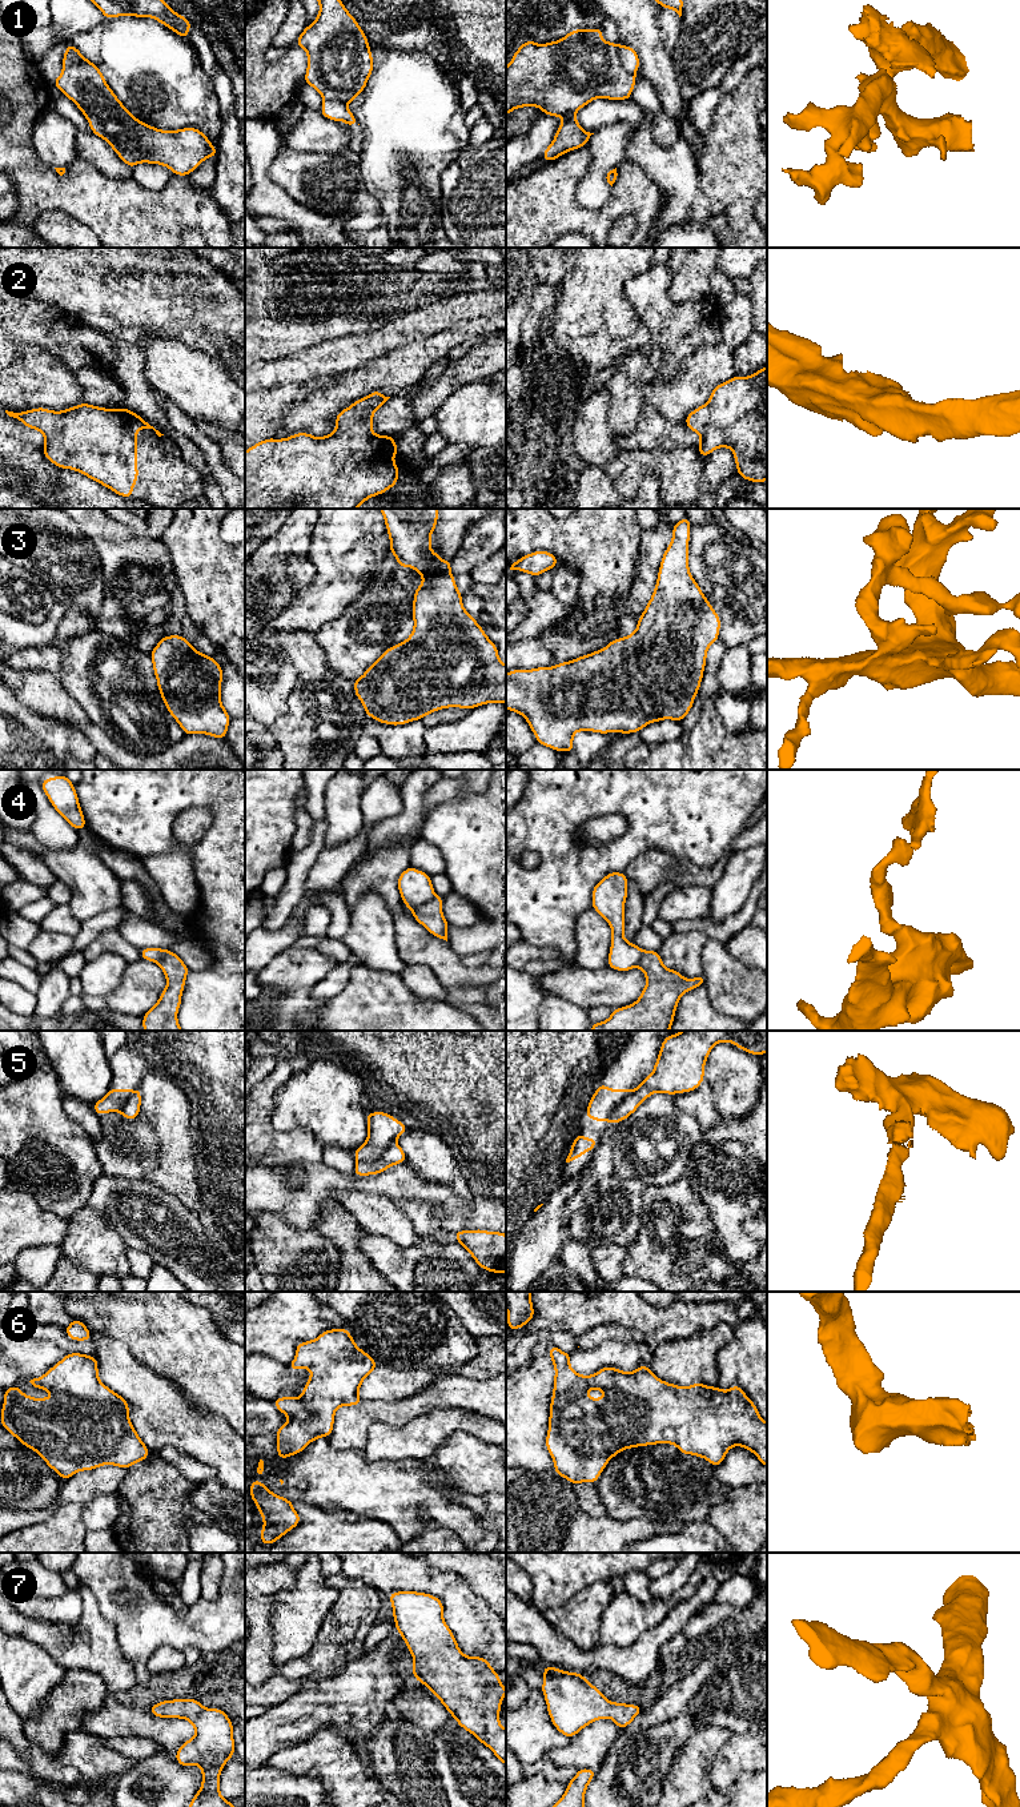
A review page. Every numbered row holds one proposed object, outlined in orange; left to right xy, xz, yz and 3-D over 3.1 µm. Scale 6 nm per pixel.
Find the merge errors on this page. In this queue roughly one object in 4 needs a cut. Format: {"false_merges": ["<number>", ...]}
{"false_merges": ["1", "4", "5"]}

